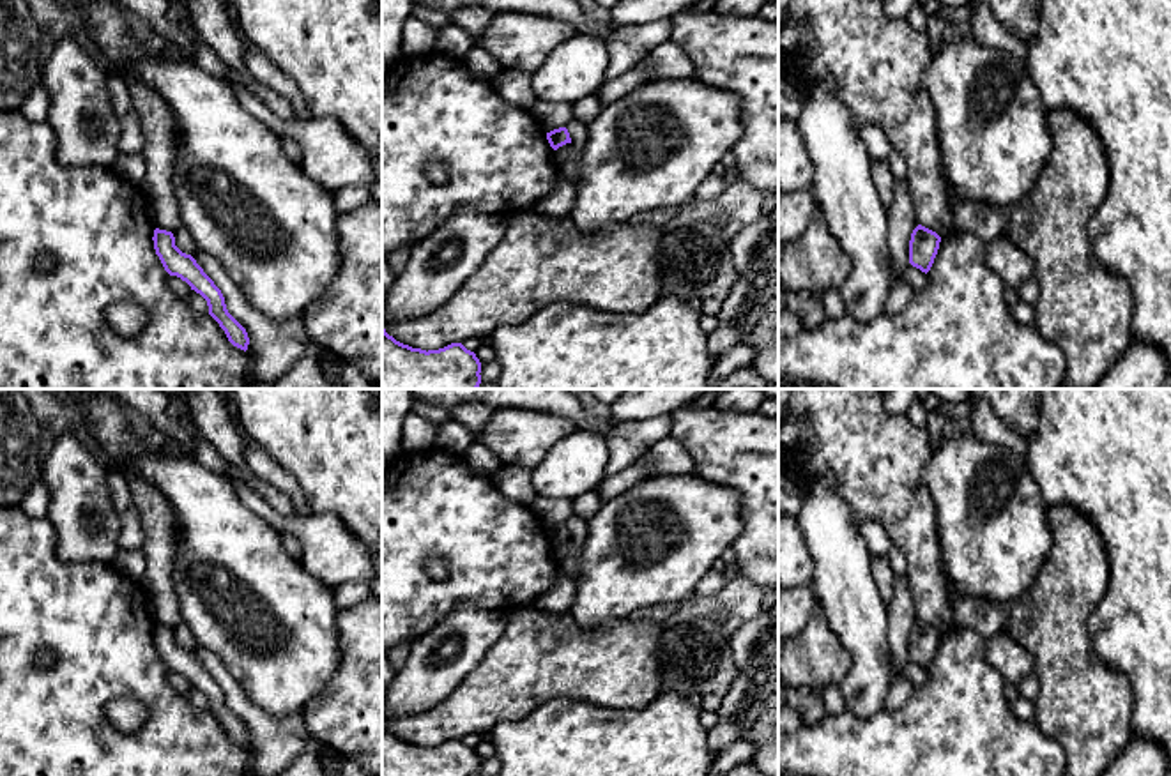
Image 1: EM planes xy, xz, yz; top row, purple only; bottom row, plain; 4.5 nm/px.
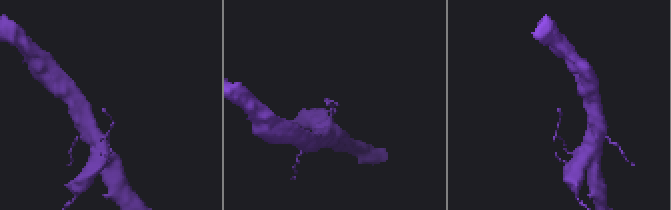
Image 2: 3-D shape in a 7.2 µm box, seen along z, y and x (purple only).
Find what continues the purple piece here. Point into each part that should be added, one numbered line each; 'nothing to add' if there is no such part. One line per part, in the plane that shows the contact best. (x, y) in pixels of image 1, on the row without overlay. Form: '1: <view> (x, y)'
nothing to add

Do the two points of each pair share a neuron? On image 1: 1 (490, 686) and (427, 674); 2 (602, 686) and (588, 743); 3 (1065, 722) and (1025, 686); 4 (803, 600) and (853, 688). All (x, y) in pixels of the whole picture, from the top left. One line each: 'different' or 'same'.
1: different
2: different
3: different
4: different

